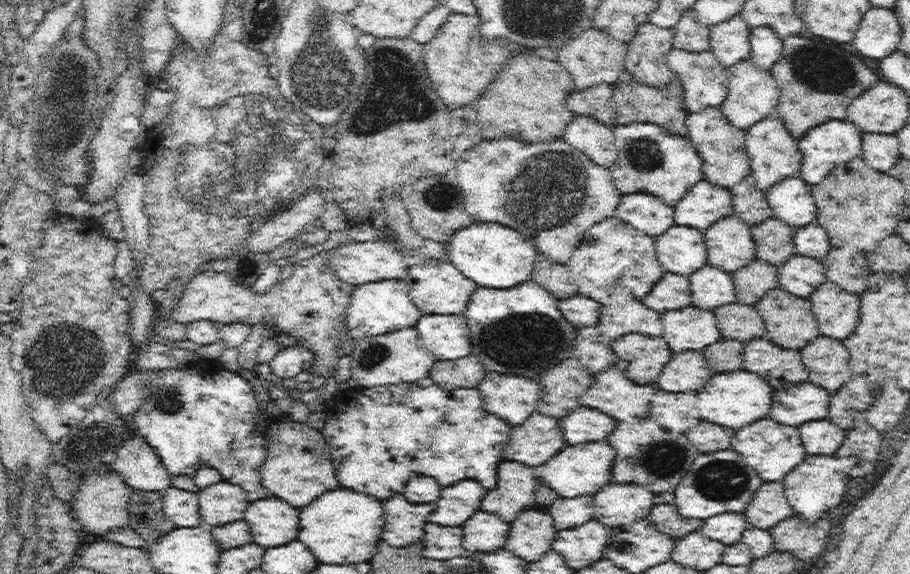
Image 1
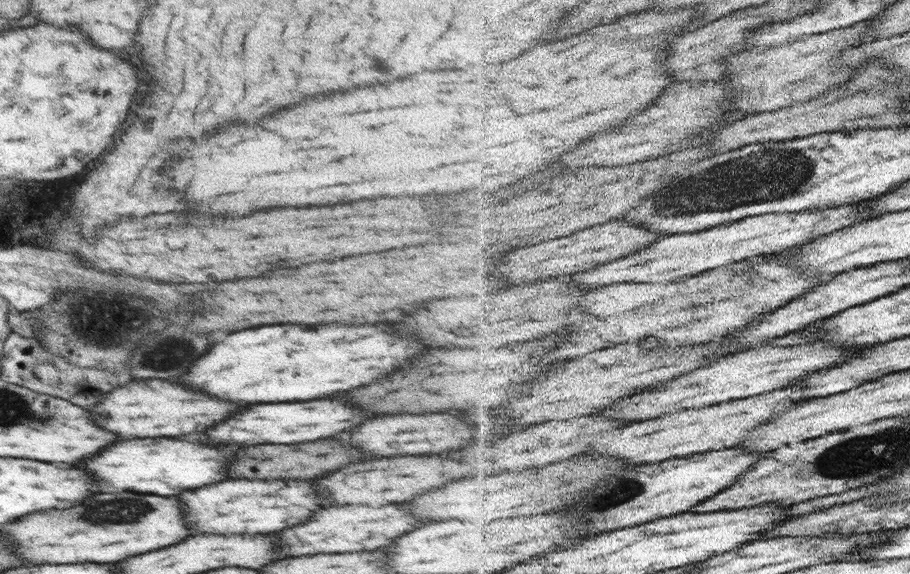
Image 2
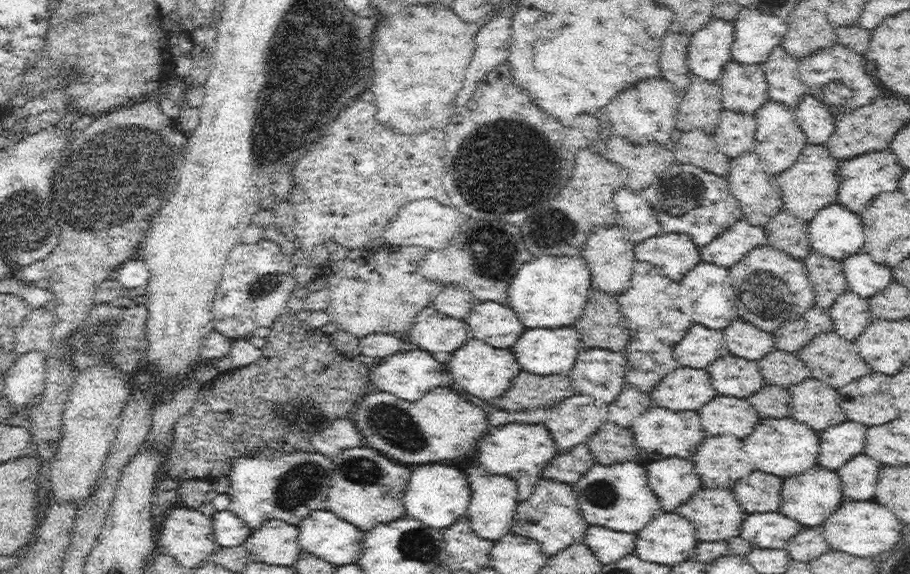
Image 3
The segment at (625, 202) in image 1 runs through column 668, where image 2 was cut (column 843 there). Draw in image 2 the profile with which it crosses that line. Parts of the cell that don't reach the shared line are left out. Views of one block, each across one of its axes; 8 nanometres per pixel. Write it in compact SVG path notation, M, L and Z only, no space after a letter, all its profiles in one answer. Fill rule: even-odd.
M871 199L846 206L833 206L826 210L807 210L806 212L778 213L771 212L758 216L749 216L715 228L666 236L658 242L614 262L600 265L596 269L577 273L573 284L597 289L599 286L616 284L616 282L640 282L644 284L676 282L680 278L698 276L702 272L731 265L736 258L750 256L752 246L802 246L814 239L838 233L864 219L872 219L869 212ZM738 254L738 256L736 256Z

